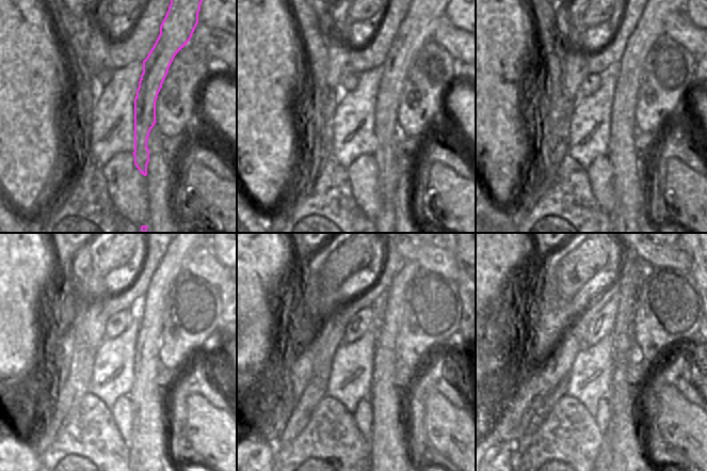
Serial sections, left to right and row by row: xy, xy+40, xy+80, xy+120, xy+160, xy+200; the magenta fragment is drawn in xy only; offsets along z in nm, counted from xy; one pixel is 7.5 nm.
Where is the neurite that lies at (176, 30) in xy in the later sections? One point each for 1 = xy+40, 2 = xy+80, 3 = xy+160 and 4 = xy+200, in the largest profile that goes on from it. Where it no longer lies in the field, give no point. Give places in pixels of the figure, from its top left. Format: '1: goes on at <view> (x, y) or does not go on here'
1: goes on at xy+40 (416, 29)
2: goes on at xy+80 (629, 170)
3: goes on at xy+160 (390, 309)
4: goes on at xy+200 (630, 443)

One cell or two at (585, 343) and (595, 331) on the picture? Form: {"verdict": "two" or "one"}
{"verdict": "one"}

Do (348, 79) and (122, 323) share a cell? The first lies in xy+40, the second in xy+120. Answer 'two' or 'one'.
one

